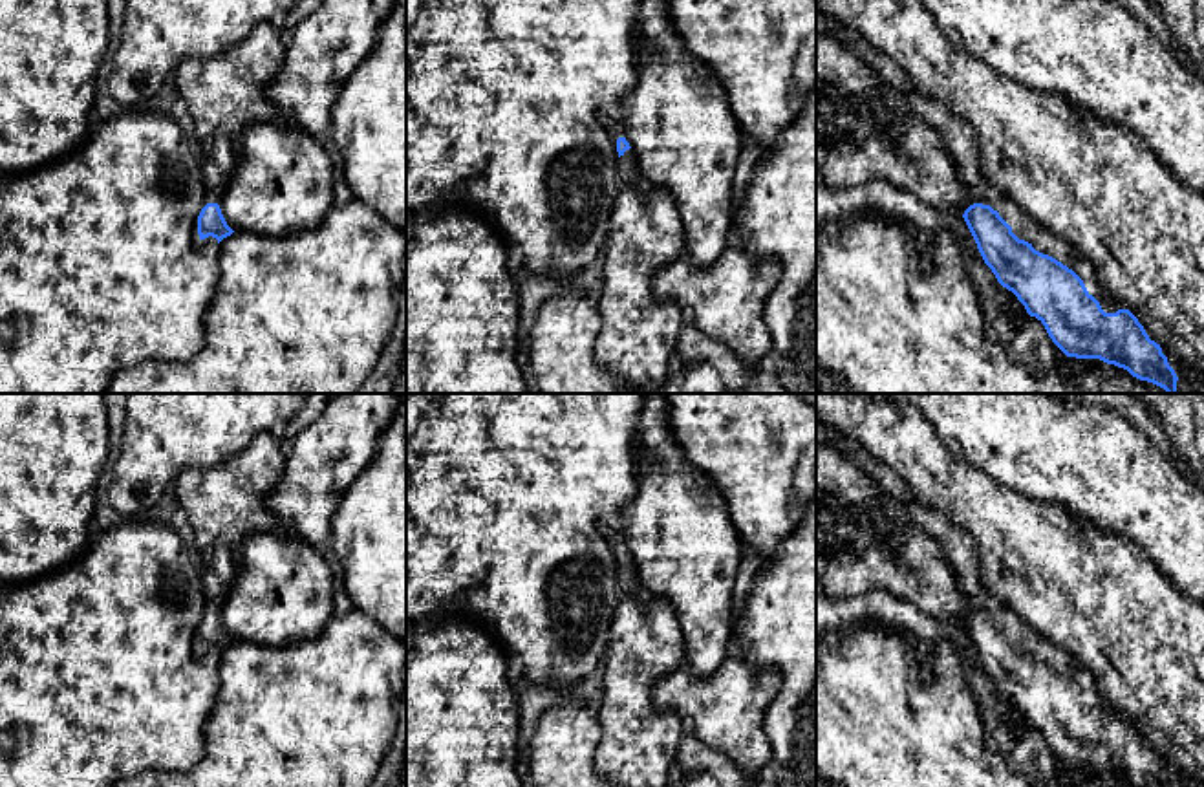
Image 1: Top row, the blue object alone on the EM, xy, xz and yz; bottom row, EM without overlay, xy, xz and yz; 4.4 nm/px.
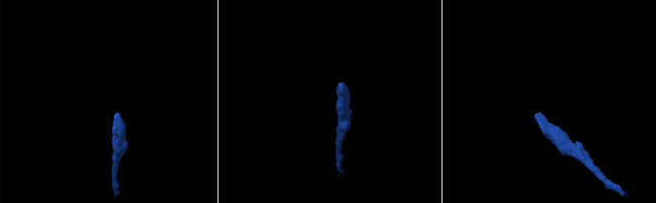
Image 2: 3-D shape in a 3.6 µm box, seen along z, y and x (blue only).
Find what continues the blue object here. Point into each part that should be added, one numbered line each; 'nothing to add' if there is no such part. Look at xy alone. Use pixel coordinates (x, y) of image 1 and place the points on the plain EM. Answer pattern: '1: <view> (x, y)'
1: xy (218, 573)

